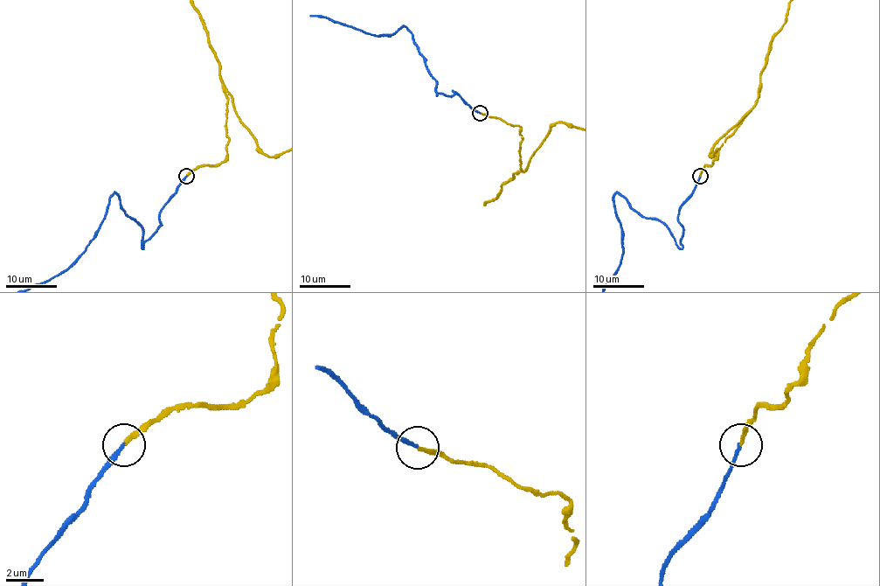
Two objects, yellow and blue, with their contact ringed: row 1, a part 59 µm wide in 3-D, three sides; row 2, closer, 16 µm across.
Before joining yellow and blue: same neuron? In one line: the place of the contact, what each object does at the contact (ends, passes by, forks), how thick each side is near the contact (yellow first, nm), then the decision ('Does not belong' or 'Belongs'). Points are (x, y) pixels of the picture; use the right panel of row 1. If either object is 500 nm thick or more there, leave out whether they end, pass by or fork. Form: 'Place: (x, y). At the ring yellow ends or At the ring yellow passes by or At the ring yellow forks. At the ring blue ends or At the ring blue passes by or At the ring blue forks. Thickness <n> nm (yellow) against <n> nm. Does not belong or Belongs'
Place: (700, 176). At the ring yellow ends. At the ring blue ends. Thickness 180 nm (yellow) against 180 nm. Belongs

